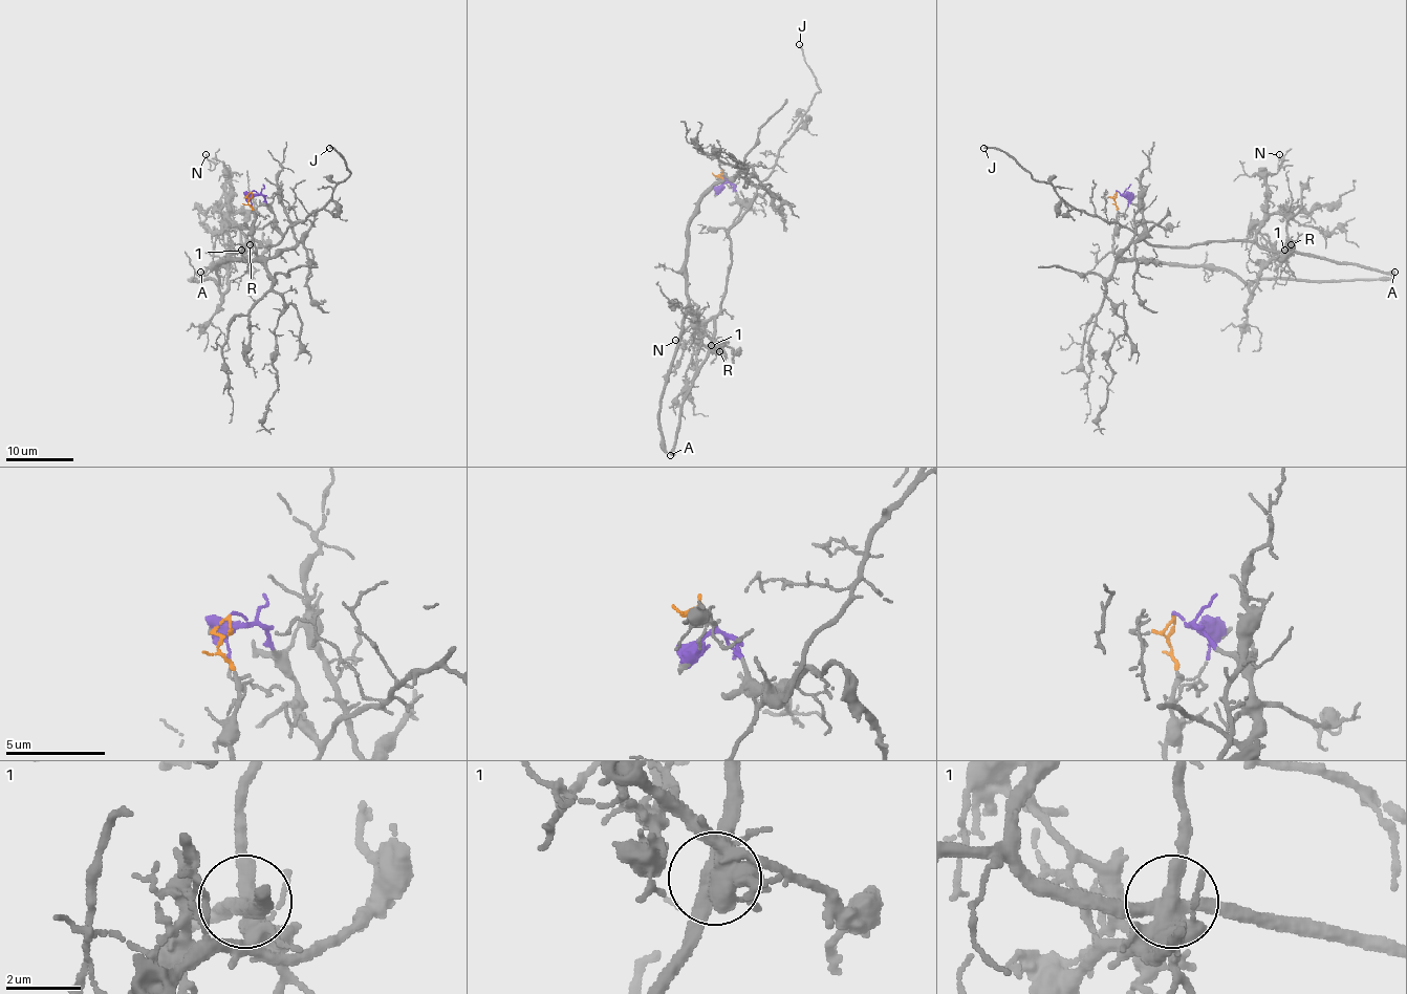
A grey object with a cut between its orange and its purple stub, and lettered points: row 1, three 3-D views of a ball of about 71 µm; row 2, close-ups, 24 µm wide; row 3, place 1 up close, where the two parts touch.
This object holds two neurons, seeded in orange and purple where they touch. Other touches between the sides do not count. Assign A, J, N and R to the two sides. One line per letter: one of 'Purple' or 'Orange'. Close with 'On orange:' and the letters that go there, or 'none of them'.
A: Purple
J: Purple
N: Purple
R: Orange
On orange: R

